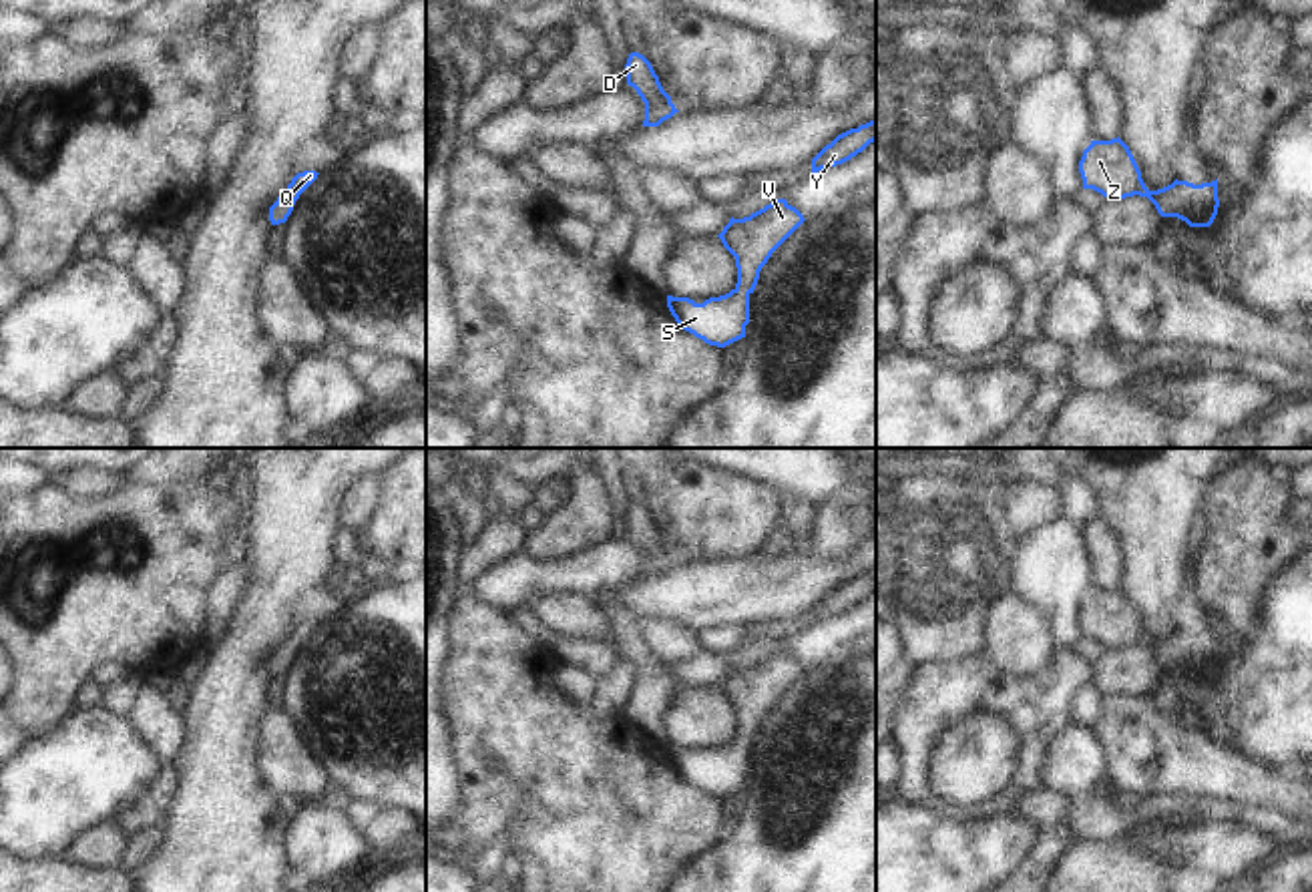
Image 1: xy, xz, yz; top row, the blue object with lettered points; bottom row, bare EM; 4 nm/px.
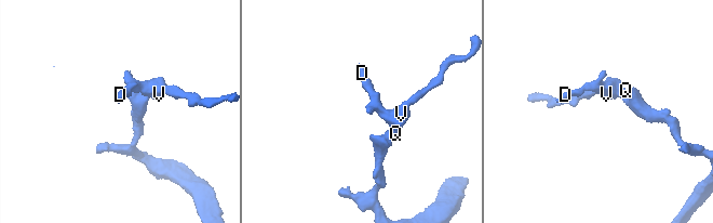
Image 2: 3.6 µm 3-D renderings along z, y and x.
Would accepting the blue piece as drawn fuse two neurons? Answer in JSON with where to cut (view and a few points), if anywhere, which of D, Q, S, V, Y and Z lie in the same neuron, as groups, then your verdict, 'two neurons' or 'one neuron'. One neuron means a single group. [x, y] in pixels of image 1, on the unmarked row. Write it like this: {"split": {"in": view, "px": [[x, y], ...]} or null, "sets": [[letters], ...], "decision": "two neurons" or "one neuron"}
{"split": null, "sets": [["D", "Q", "S", "V", "Y", "Z"]], "decision": "one neuron"}

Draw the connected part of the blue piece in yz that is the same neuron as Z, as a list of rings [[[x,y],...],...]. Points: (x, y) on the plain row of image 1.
[[[1117,587],[1111,591],[1091,591],[1079,611],[1083,639],[1093,639],[1103,647],[1147,647],[1161,667],[1177,667],[1189,677],[1210,677],[1218,665],[1218,629],[1193,635],[1173,631],[1149,641],[1129,597]]]

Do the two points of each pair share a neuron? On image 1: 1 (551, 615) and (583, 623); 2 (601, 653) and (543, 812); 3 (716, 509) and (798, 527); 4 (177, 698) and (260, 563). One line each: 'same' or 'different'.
1: same
2: different
3: different
4: different

